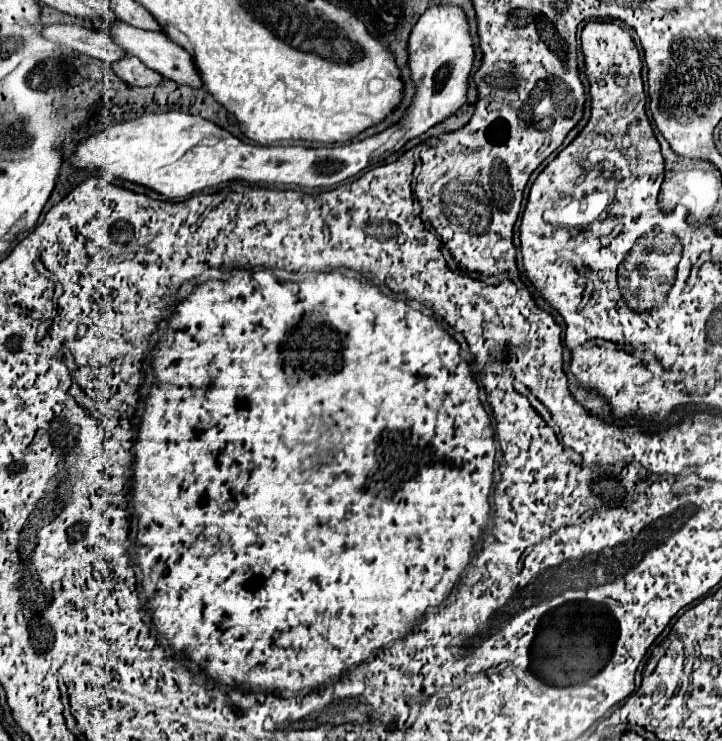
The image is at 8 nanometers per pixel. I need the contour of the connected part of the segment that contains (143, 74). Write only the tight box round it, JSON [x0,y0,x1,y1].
[112,55,162,87]

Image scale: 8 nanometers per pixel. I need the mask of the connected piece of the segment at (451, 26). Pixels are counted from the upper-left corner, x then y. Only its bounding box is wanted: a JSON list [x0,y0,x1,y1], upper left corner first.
[392,7,474,151]

